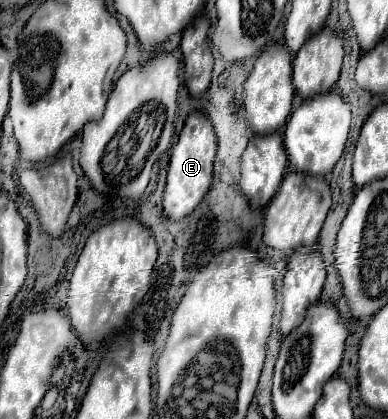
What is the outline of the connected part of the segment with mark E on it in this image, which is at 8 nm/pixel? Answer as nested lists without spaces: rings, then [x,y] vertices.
[[[192,112],[188,114],[184,128],[180,132],[178,144],[172,148],[168,164],[168,182],[164,190],[164,212],[172,220],[180,220],[194,212],[194,208],[204,200],[212,188],[212,164],[216,154],[216,134],[206,114]]]

